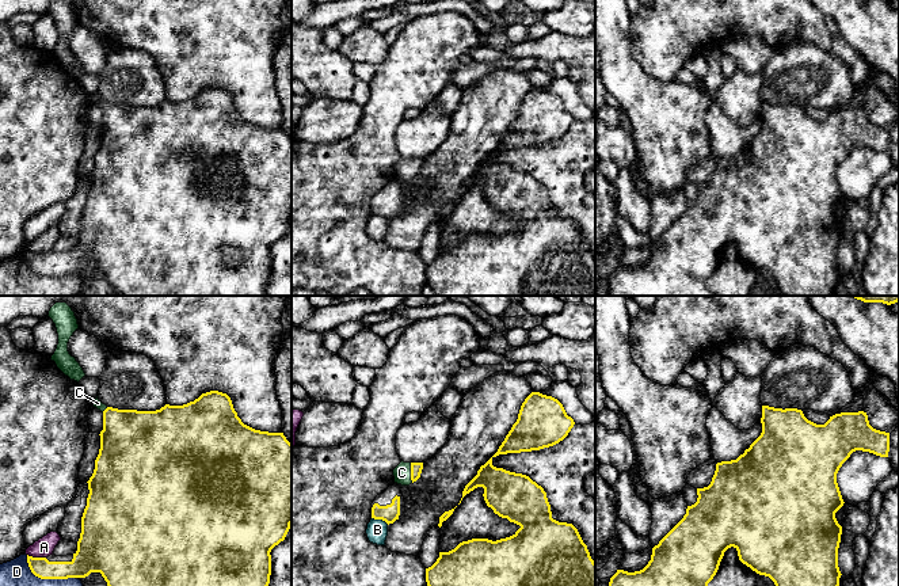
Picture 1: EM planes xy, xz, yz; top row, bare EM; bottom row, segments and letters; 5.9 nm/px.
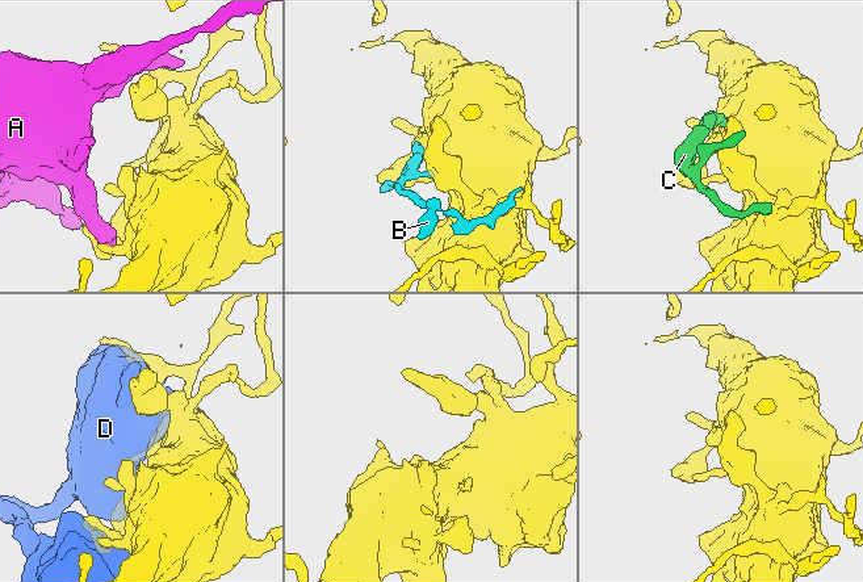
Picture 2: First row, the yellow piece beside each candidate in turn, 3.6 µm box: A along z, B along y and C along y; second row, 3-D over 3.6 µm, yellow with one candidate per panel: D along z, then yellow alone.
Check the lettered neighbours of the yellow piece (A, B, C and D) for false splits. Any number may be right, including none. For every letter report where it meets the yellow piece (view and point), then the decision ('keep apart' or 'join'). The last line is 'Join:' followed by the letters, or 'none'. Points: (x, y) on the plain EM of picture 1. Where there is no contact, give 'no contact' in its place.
A: xy (37, 254) | keep apart
B: xz (380, 215) | keep apart
C: xz (411, 168) | join
D: xy (45, 274) | keep apart
Join: C

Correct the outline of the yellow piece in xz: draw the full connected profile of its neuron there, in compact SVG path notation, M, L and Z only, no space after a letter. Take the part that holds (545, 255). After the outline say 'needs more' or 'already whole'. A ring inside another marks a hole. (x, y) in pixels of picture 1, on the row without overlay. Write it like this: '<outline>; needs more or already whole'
M491 153L465 182L462 194L477 183L484 184L484 197L495 210L521 224L506 235L472 235L449 248L439 248L437 258L426 265L426 278L435 296L595 296L595 258L578 225L552 214L551 201L541 182L526 171L494 163Z; already whole

